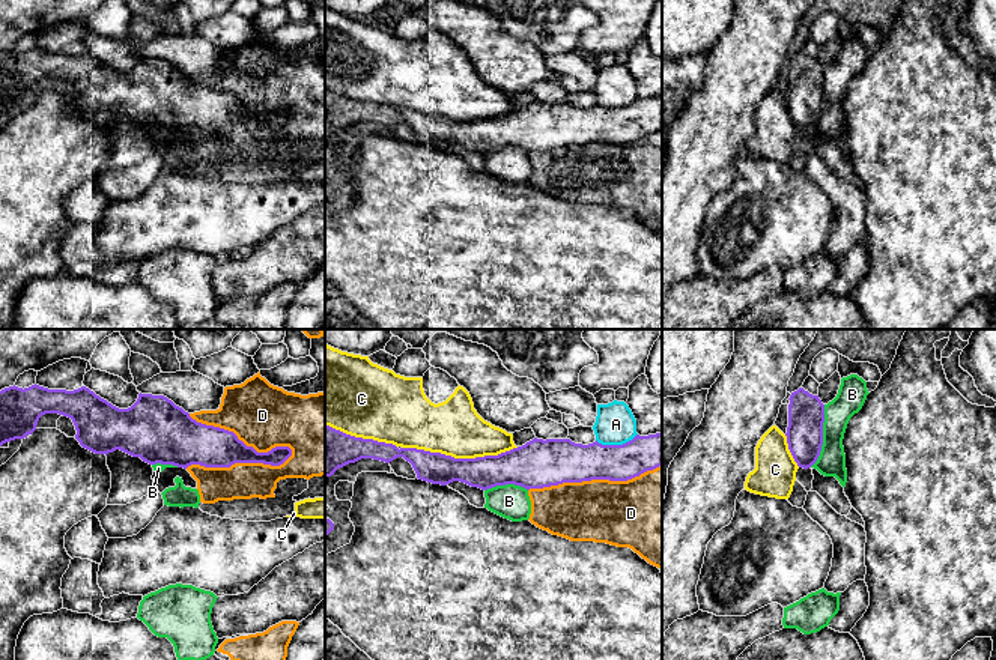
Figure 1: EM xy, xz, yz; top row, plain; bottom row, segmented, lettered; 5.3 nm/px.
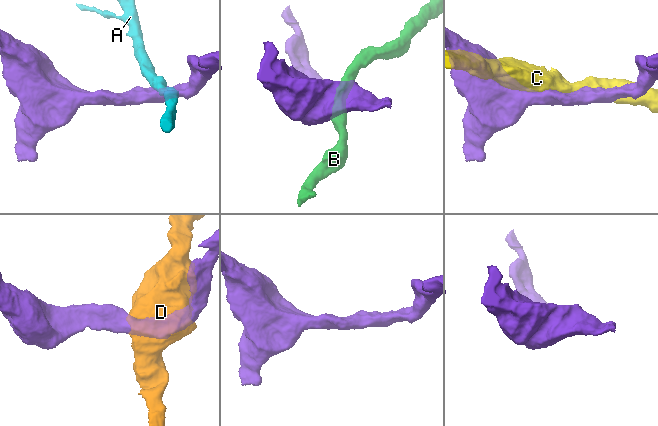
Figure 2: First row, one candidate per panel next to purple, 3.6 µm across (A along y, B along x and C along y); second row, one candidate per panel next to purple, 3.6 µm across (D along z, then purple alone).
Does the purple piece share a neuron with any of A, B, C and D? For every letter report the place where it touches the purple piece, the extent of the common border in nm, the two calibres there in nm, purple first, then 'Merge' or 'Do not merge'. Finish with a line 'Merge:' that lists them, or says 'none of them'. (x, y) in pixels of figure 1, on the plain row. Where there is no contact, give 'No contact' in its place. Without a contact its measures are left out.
A: Touches purple at xz (616, 108). Shared border 220 nm. Thickness 220 nm (purple) against 220 nm. Do not merge
B: Touches purple at yz (822, 99). Shared border 340 nm. Thickness 190 nm (purple) against 150 nm. Do not merge
C: Touches purple at xz (459, 122). Shared border 600 nm. Thickness 180 nm (purple) against 300 nm. Do not merge
D: Touches purple at xy (241, 104). Shared border 600 nm. Thickness 220 nm (purple) against 340 nm. Do not merge
Merge: none of them

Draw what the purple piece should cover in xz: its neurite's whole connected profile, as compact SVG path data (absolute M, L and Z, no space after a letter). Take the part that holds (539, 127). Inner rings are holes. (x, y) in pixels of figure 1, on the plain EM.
M325 89L325 141L361 122L390 126L397 120L412 128L418 143L441 149L460 144L481 153L506 147L530 153L591 143L627 144L662 129L662 95L636 98L623 108L534 101L498 119L454 122L417 111L399 113Z

